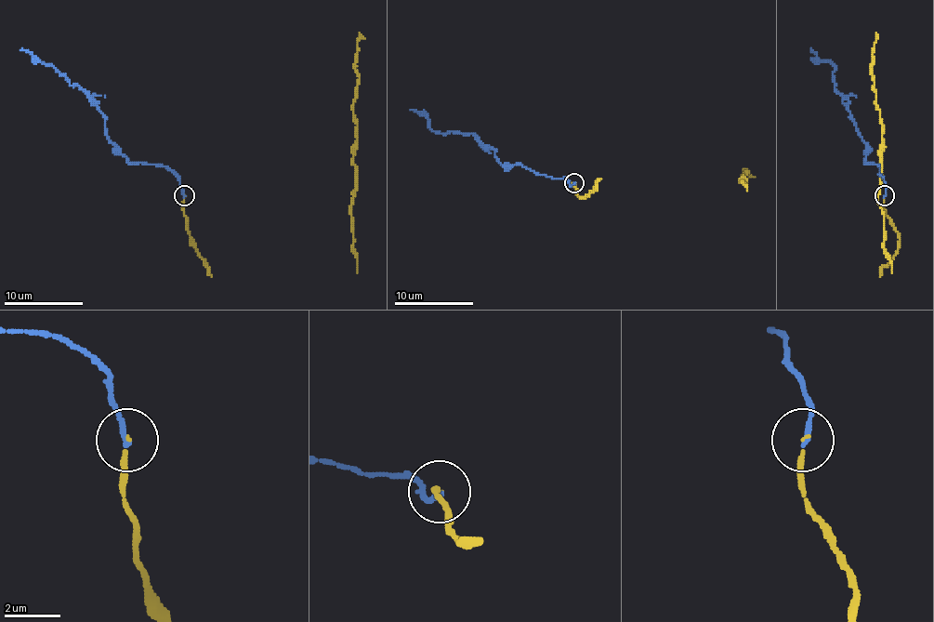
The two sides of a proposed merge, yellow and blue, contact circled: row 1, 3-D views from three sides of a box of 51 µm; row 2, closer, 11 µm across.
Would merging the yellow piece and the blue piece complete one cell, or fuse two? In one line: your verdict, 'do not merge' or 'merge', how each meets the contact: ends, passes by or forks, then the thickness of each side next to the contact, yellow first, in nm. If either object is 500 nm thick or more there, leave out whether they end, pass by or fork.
do not merge; yellow ends there; blue ends there; 140 nm thick on the yellow side, 200 nm on the other

